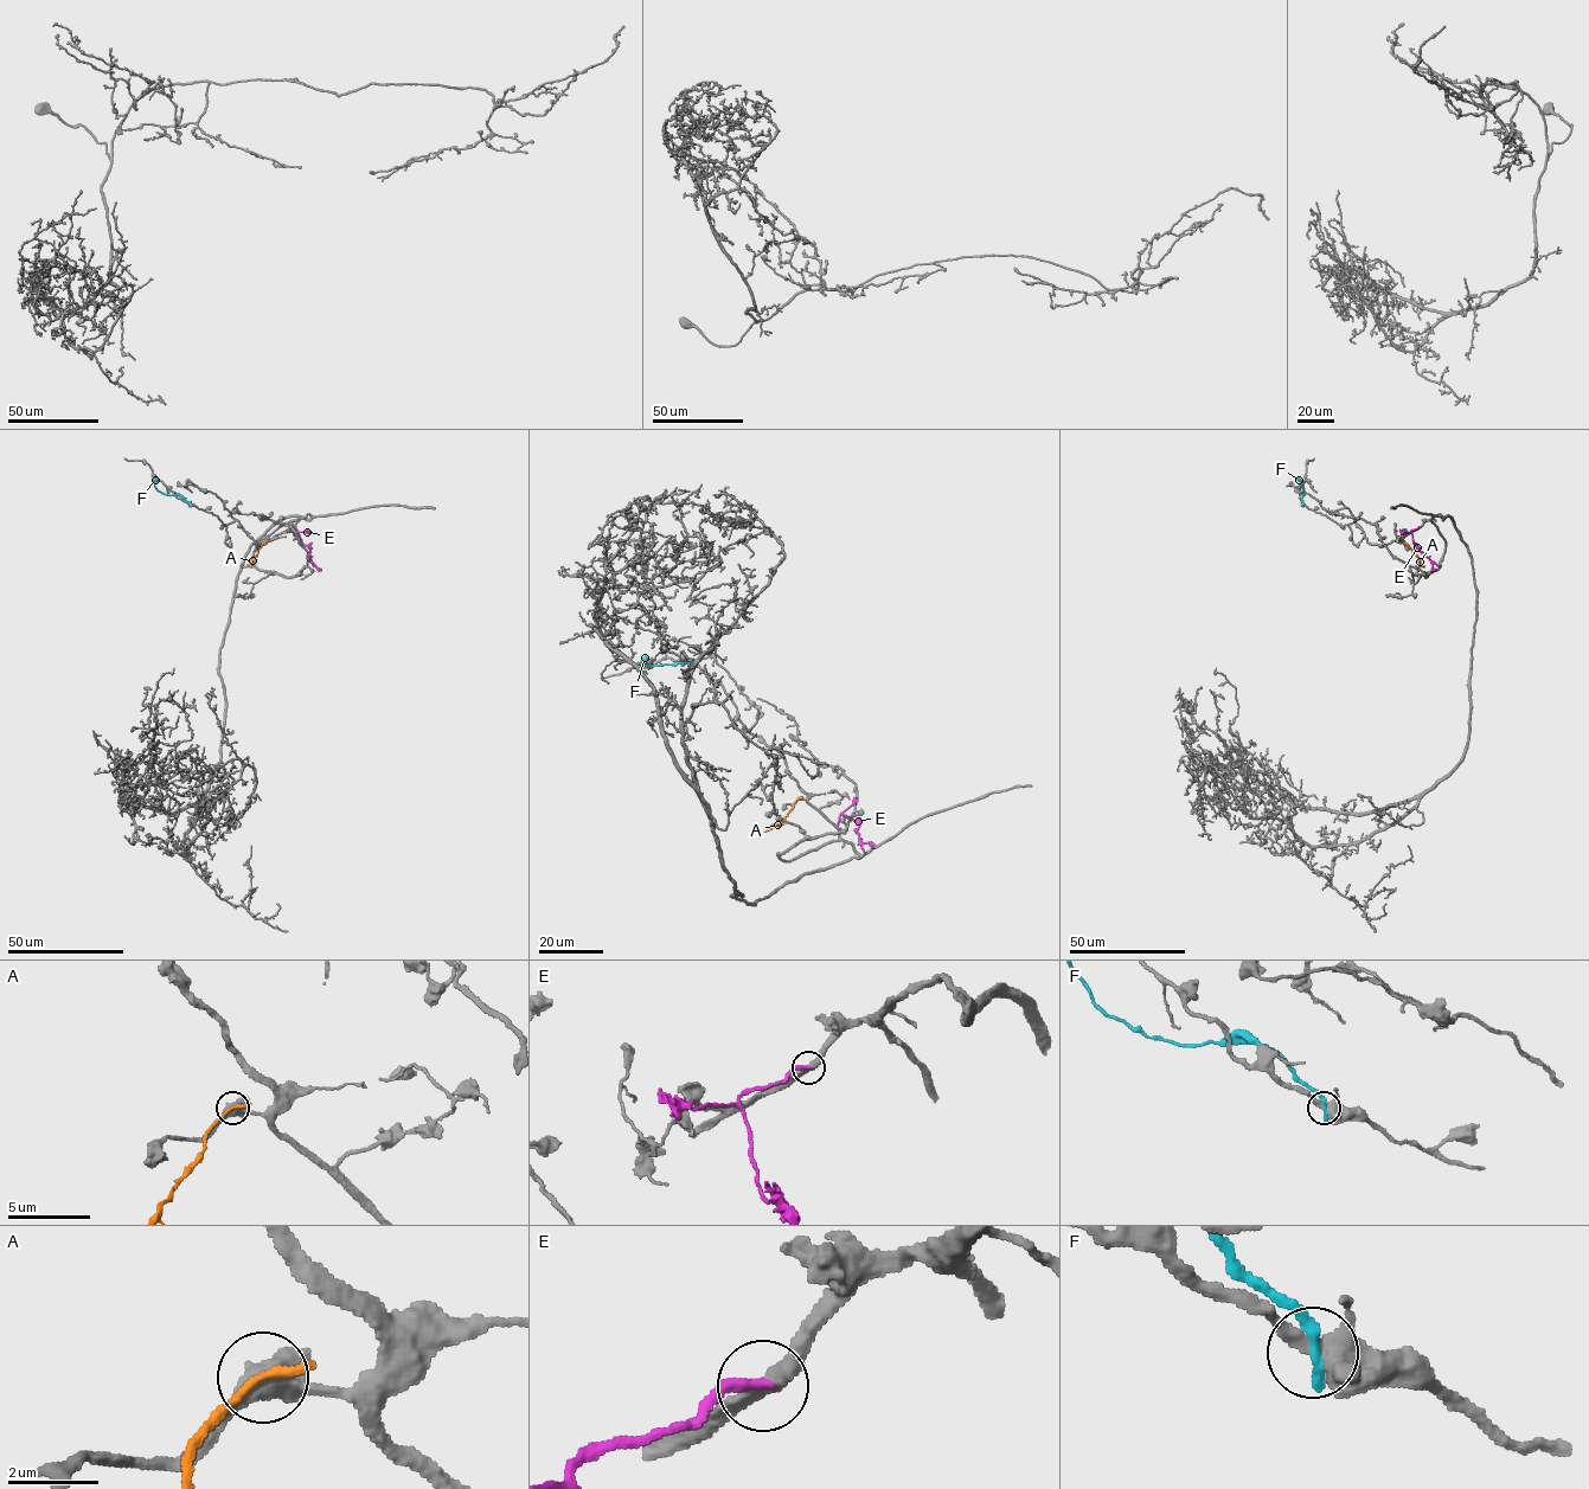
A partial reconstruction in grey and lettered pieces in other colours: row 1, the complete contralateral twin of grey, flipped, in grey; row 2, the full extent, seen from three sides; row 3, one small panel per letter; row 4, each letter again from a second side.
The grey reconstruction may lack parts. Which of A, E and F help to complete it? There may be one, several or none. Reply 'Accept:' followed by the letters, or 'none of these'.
Accept: none of these

